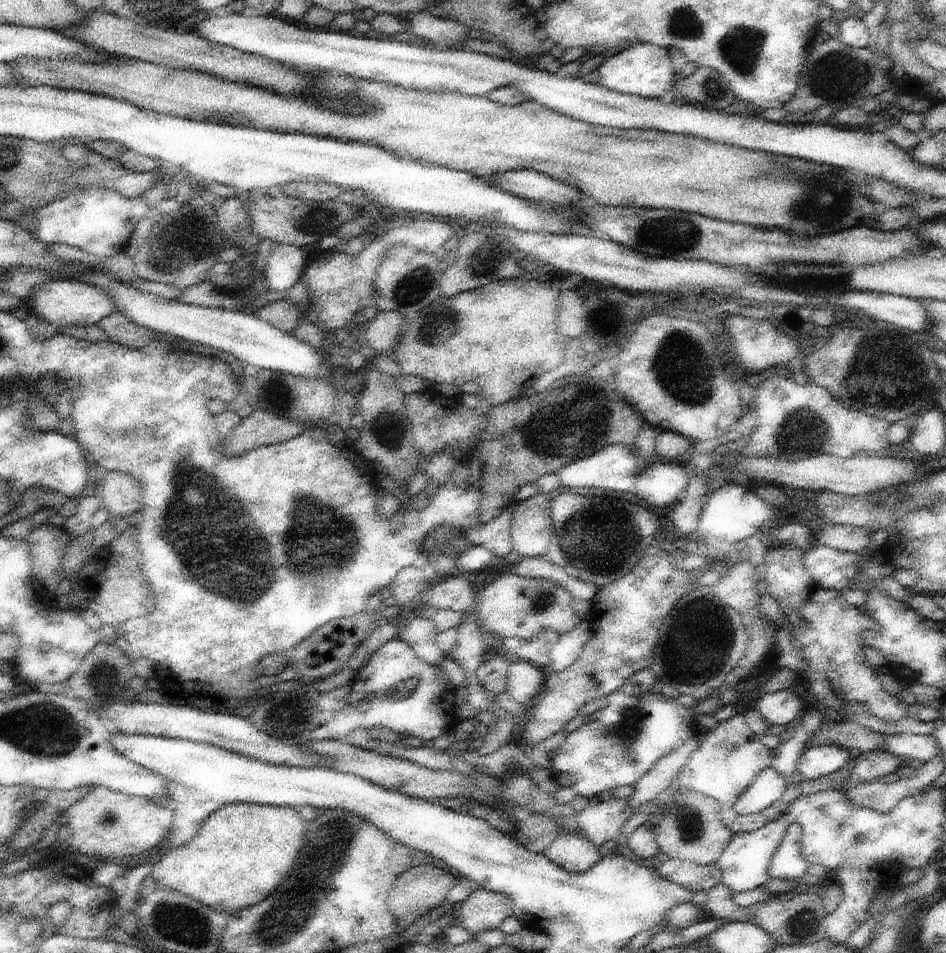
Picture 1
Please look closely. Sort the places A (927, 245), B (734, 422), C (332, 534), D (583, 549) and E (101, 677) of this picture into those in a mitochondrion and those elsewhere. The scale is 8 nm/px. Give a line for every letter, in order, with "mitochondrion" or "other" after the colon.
A: other
B: other
C: mitochondrion
D: mitochondrion
E: mitochondrion

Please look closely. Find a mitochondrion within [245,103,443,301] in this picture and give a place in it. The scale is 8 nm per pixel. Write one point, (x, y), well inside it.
(314, 219)

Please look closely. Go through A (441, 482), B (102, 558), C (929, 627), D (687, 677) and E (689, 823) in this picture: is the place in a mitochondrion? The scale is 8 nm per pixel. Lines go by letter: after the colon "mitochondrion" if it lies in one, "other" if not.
A: other
B: other
C: other
D: mitochondrion
E: mitochondrion

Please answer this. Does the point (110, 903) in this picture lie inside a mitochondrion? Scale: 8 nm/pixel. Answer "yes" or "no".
no

